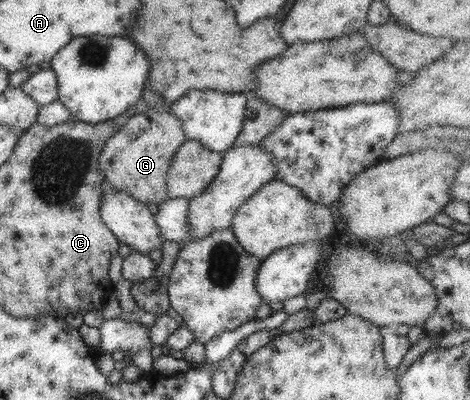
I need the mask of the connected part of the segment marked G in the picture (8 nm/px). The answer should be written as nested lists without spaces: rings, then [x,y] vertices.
[[[148,107],[141,114],[135,114],[106,140],[99,155],[99,166],[104,172],[105,186],[128,192],[139,202],[154,202],[158,206],[168,198],[166,174],[172,156],[187,142],[183,122],[168,107]]]

